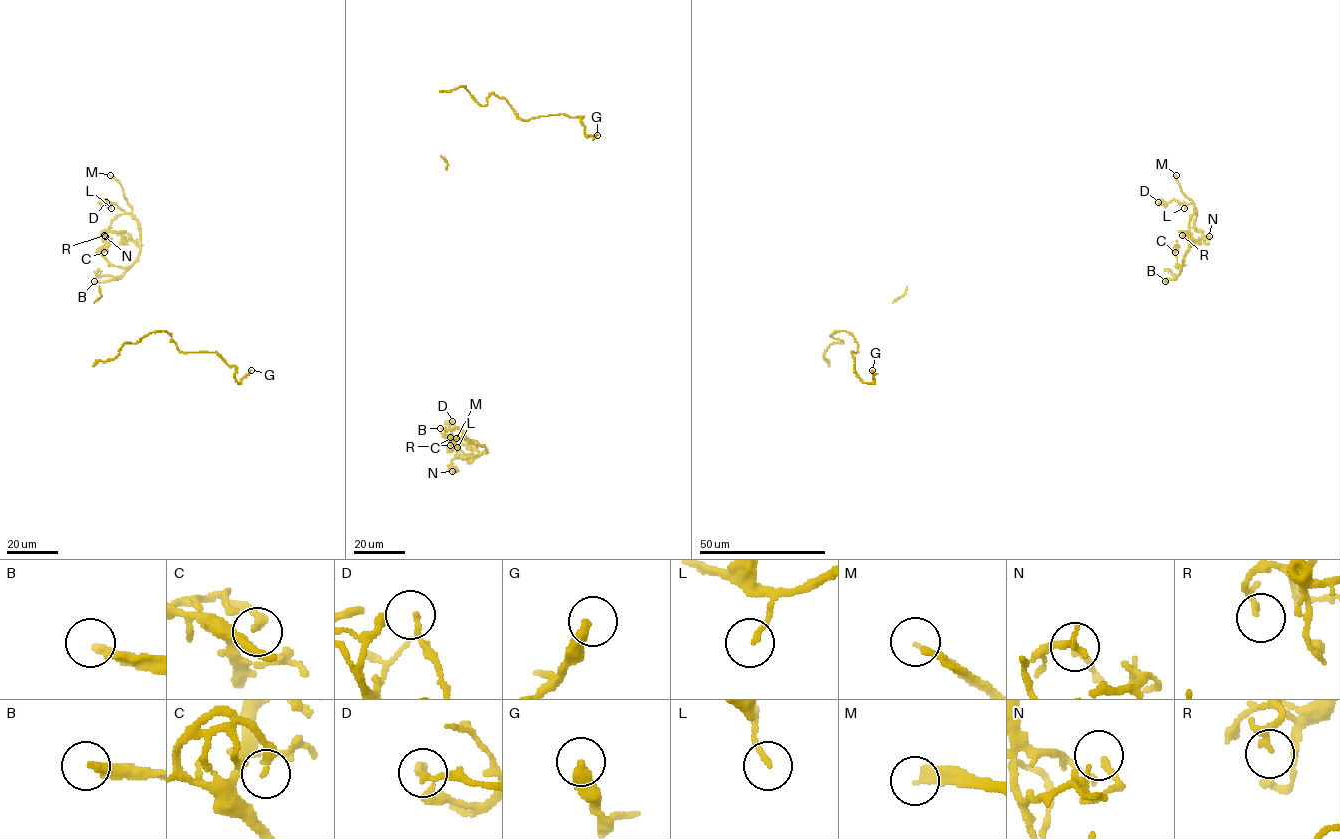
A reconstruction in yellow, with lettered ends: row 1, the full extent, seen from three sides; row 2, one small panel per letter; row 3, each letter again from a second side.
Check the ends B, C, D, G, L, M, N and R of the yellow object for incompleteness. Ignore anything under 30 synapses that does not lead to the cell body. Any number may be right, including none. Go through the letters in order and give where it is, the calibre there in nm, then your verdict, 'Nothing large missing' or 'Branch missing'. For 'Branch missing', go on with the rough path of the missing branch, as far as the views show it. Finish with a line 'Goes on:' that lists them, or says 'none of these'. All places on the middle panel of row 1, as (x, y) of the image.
B: Place: (440, 428). Thickness 260 nm. Branch missing. Course of what is missing: (440, 428), (424, 419), (401, 395), (396, 318), (410, 264), (406, 253), (413, 235), (409, 207), (414, 187)
C: Place: (450, 437). Thickness 240 nm. Nothing large missing
D: Place: (452, 421). Thickness 110 nm. Nothing large missing
G: Place: (597, 135). Thickness 400 nm. Nothing large missing
L: Place: (457, 447). Thickness 130 nm. Nothing large missing
M: Place: (456, 438). Thickness 240 nm. Branch missing. Course of what is missing: (456, 438), (434, 433), (433, 430)
N: Place: (452, 471). Thickness 170 nm. Nothing large missing
R: Place: (450, 445). Thickness 130 nm. Nothing large missing
Goes on: B, M

